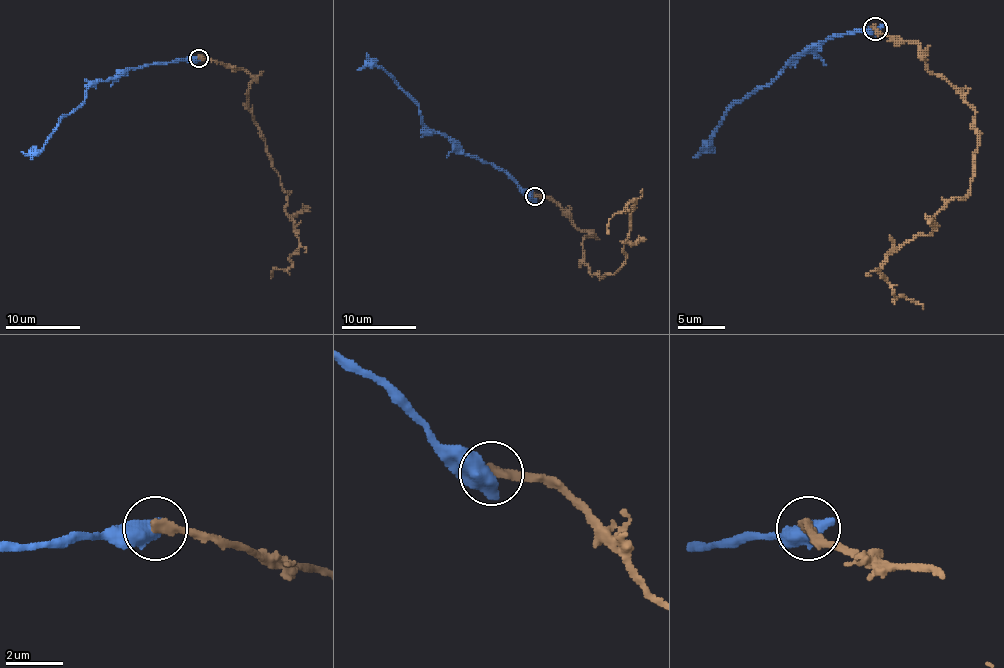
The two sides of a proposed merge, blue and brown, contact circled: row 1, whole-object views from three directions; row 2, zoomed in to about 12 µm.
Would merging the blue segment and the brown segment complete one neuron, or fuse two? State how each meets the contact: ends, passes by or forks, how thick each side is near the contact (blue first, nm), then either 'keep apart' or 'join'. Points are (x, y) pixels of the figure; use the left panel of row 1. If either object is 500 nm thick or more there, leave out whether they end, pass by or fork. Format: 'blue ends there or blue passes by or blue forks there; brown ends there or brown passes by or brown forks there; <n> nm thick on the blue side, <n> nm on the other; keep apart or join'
750 nm thick on the blue side, 380 nm on the other; keep apart

